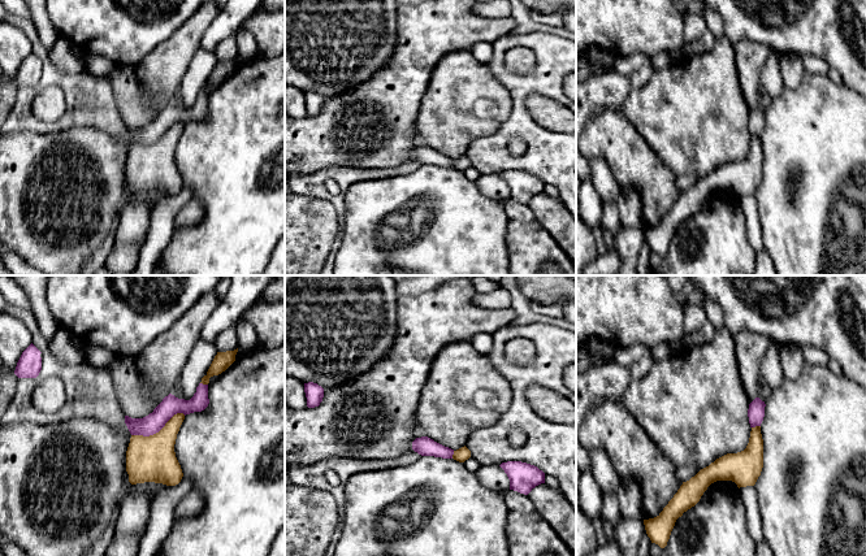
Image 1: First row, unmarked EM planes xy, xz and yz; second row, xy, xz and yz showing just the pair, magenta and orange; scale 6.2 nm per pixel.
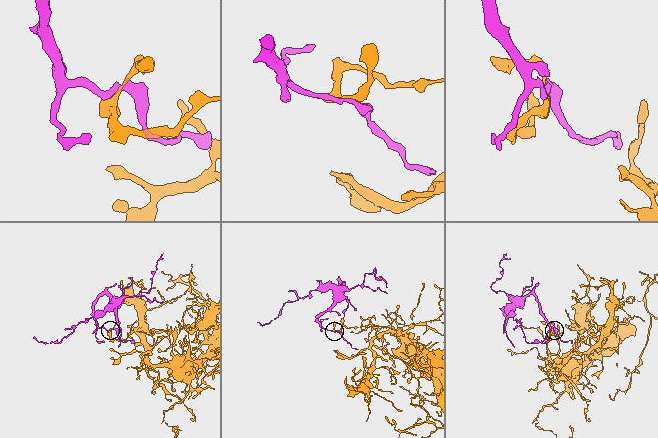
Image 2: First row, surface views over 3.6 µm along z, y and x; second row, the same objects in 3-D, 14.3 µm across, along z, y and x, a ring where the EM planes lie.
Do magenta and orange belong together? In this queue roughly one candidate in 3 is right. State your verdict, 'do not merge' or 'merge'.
do not merge

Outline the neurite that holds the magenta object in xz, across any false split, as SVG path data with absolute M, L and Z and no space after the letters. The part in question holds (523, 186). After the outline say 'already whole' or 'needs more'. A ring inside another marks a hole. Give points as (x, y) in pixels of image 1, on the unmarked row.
M507 170L499 174L510 188L510 199L528 204L536 195L545 192L545 182L537 175L521 171Z | already whole

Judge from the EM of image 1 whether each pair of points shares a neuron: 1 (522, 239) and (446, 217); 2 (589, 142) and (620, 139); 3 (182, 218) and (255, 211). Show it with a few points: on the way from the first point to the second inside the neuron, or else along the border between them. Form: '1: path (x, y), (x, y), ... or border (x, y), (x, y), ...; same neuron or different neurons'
1: border (503, 205), (506, 216), (506, 250), (510, 261); different neurons
2: path (597, 140), (613, 138); same neuron
3: border (198, 199), (203, 217), (196, 224), (174, 227); different neurons

